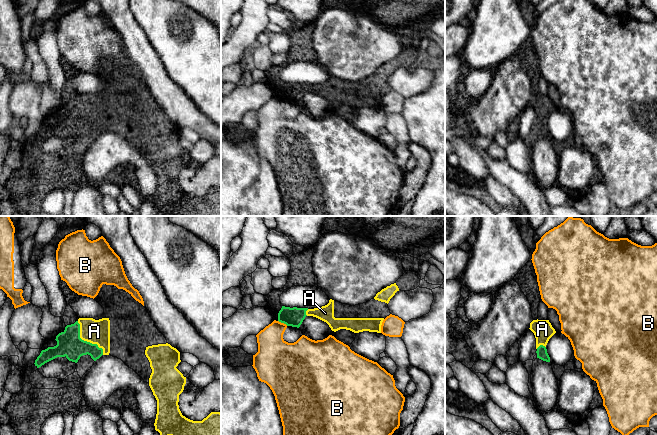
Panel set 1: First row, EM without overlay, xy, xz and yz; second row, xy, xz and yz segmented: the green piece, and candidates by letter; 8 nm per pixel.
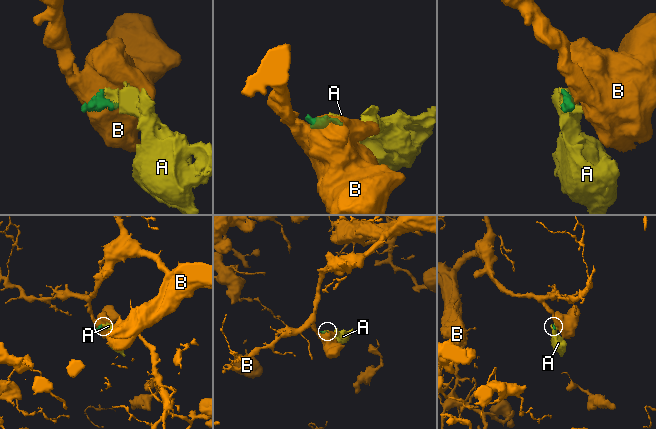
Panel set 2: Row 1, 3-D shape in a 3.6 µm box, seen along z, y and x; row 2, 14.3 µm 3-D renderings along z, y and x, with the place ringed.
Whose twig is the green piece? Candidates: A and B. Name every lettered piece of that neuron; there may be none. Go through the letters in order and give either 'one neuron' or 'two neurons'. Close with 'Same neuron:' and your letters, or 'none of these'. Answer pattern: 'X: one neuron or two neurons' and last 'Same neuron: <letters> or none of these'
A: one neuron
B: two neurons
Same neuron: A

